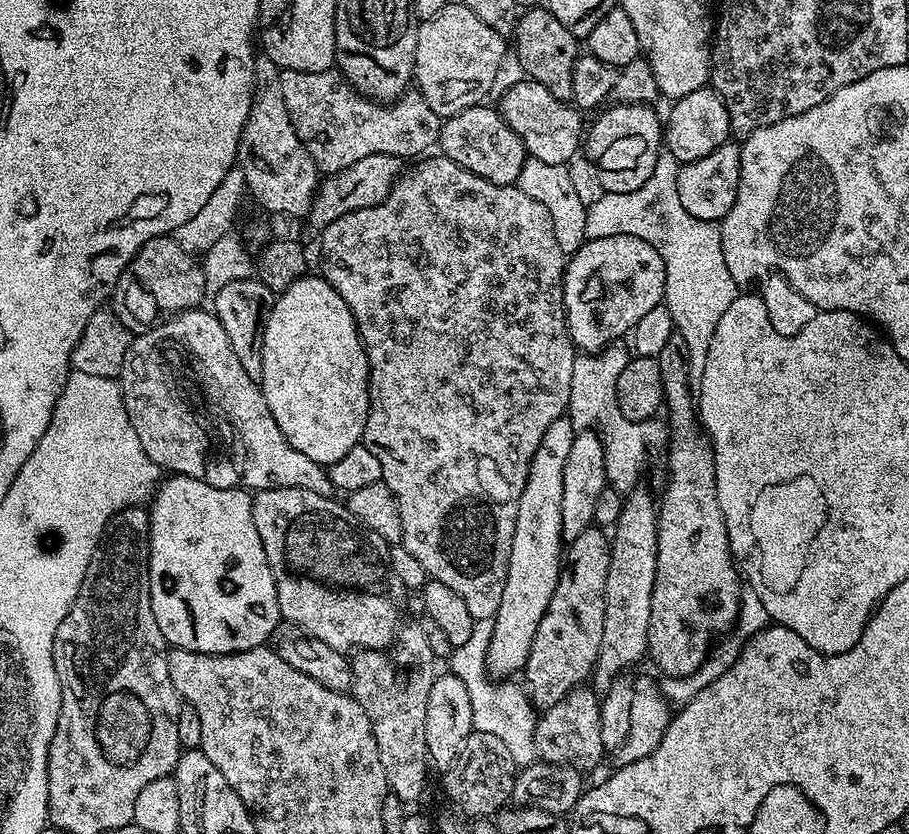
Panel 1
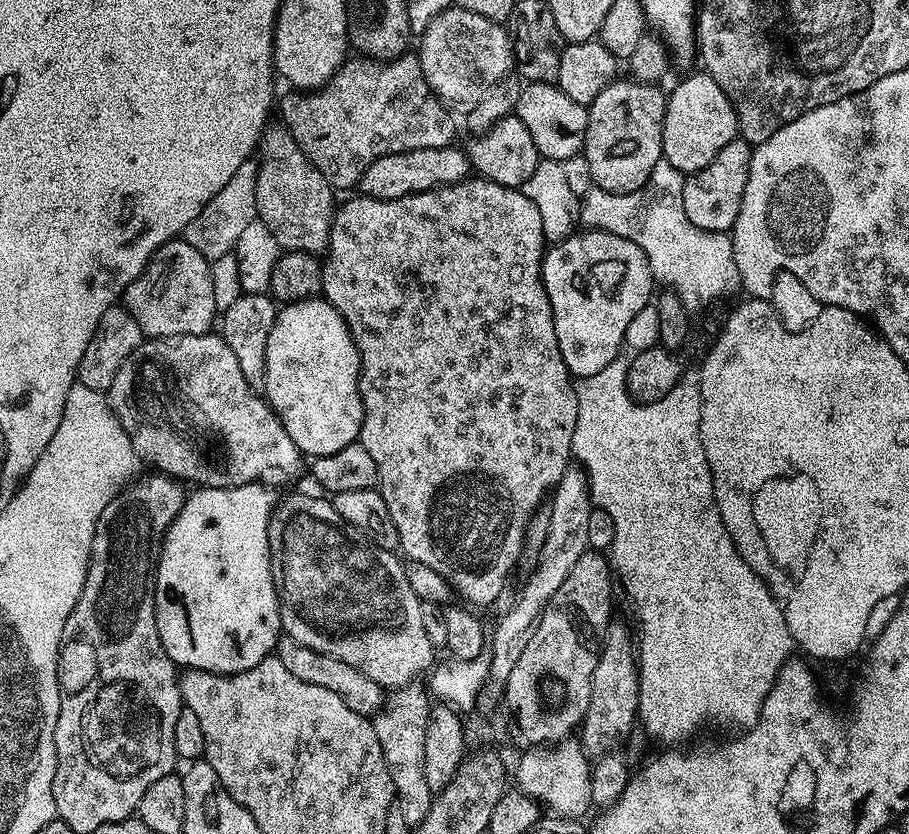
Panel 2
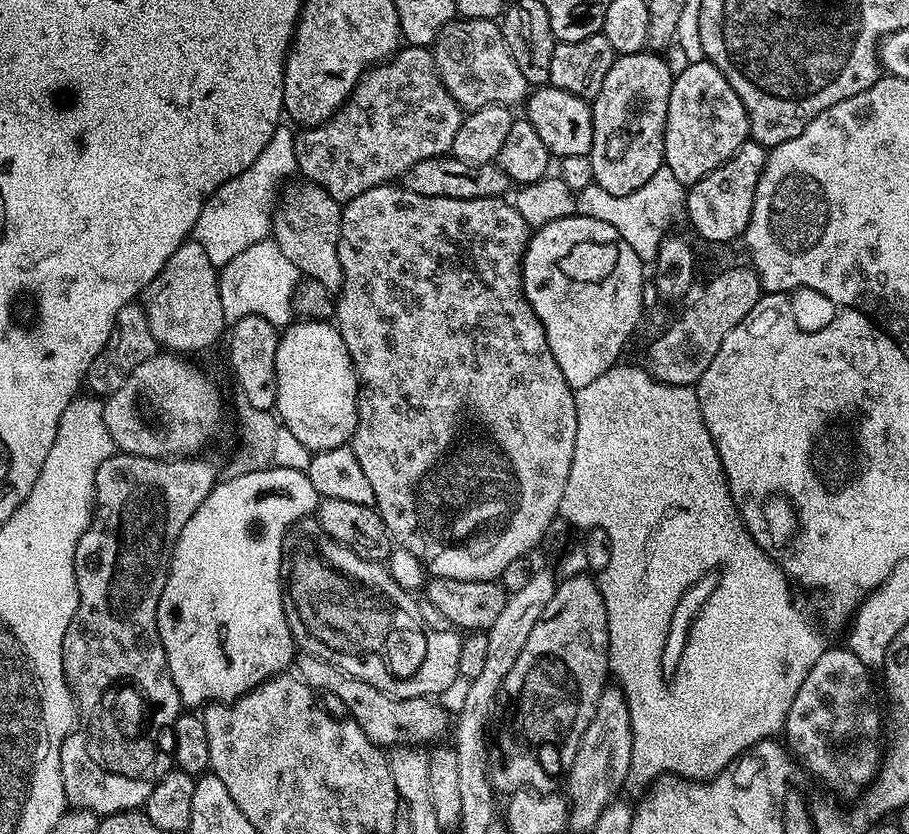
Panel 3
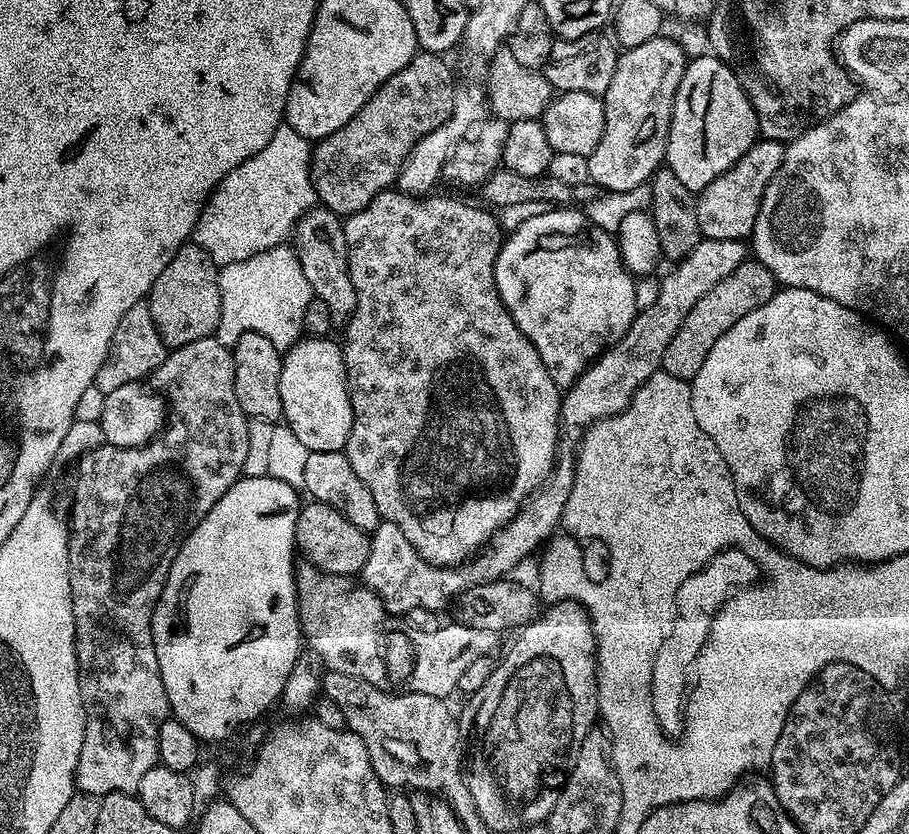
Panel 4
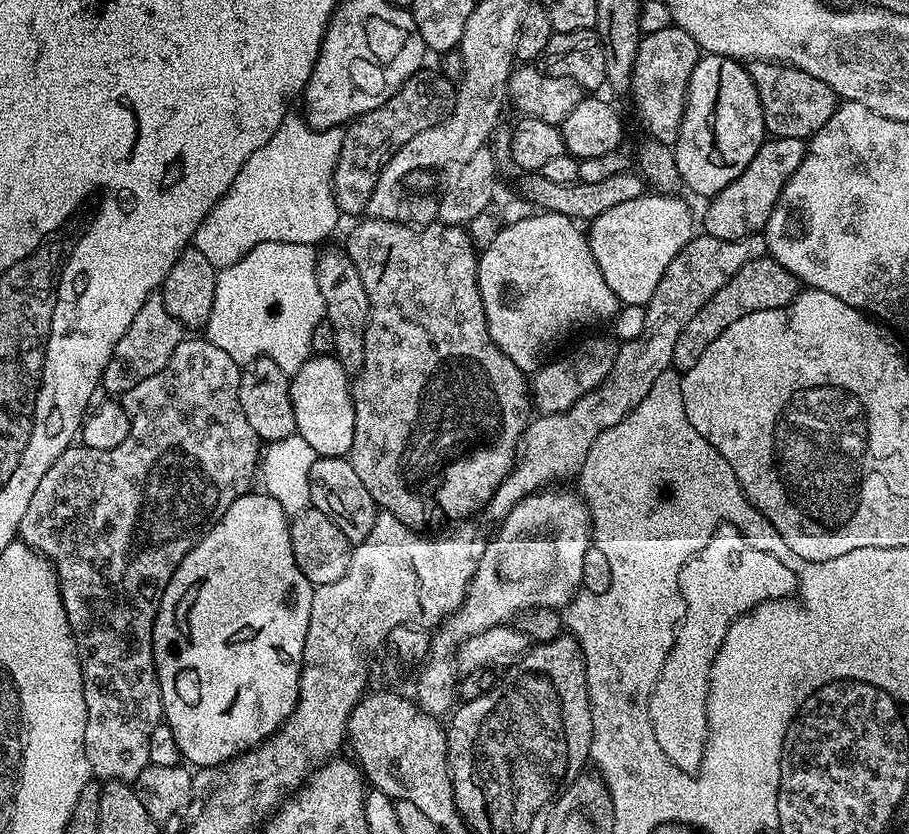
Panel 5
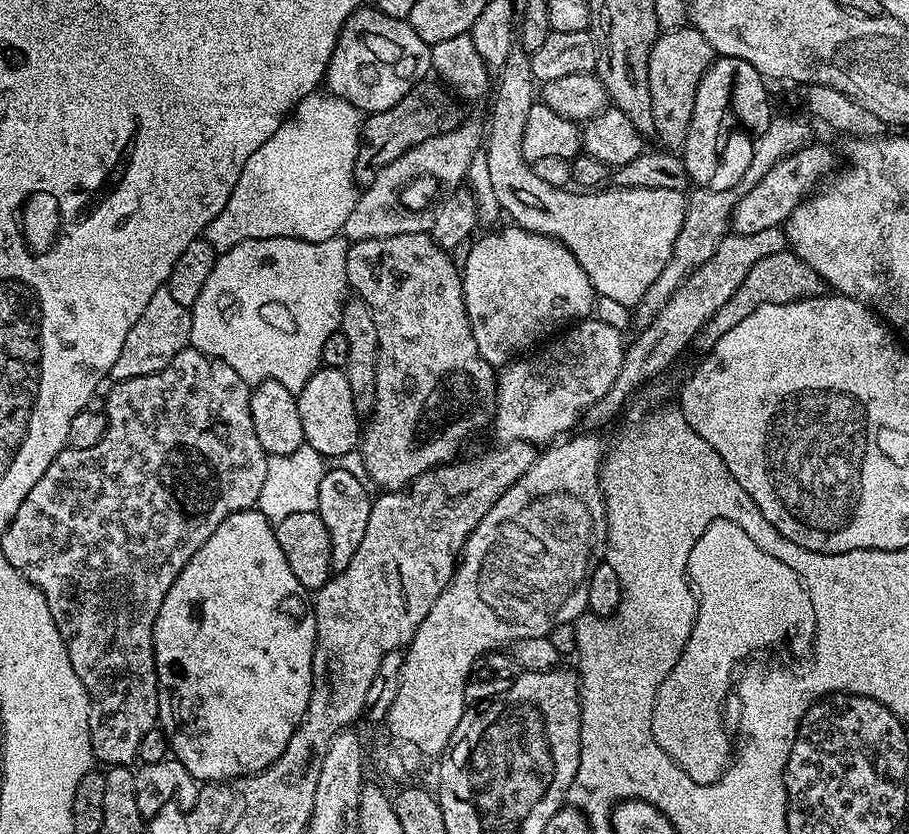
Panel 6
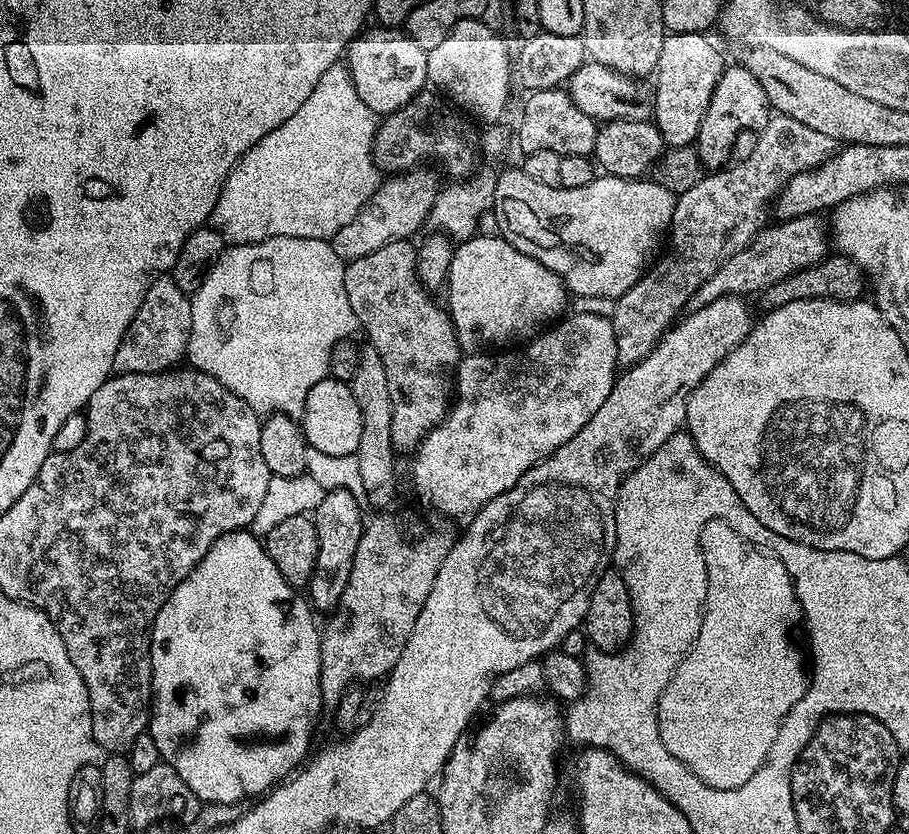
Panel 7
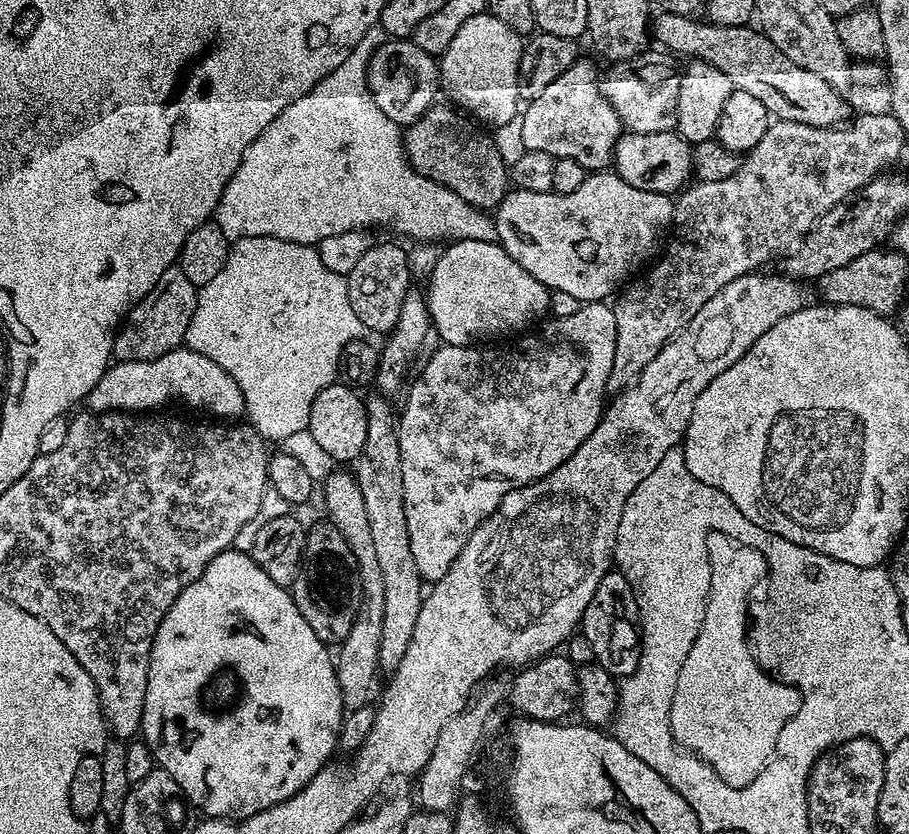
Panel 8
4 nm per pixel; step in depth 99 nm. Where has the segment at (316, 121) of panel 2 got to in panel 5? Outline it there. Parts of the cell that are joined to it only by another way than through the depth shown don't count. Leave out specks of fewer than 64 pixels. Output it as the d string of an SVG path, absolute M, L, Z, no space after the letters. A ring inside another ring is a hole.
M428 71L417 72L378 110L357 116L347 125L348 137L340 141L340 155L332 173L332 187L341 209L367 205L380 172L393 154L411 140L413 133L438 126L454 110L457 85L443 71Z

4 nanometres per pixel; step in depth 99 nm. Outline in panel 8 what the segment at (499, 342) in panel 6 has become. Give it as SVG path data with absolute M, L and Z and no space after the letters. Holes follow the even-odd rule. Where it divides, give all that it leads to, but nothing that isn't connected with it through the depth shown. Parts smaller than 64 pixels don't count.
M458 240L449 243L426 284L431 327L435 335L440 335L441 341L450 346L466 348L495 341L492 340L495 336L515 337L531 329L535 320L543 321L550 312L547 286L528 274L497 242Z

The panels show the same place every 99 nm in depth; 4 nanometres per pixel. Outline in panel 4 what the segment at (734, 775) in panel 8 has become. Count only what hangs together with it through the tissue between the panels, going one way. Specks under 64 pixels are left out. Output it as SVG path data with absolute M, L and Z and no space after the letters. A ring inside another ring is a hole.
M723 548L710 558L710 562L706 562L697 572L690 574L690 578L686 578L682 586L678 586L676 617L670 626L670 634L666 634L666 642L662 642L662 646L658 646L658 654L654 654L652 671L654 718L660 723L660 728L665 734L673 734L672 732L676 734L681 731L685 701L689 698L690 673L700 656L703 644L708 640L715 616L737 589L755 584L757 580L757 566L742 549Z

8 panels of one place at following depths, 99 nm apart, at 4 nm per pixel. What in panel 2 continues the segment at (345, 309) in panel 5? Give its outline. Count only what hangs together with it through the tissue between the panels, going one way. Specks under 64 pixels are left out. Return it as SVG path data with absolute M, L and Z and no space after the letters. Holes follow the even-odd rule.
M269 126L260 137L256 165L256 214L284 252L320 254L328 247L334 189L306 158L287 128Z

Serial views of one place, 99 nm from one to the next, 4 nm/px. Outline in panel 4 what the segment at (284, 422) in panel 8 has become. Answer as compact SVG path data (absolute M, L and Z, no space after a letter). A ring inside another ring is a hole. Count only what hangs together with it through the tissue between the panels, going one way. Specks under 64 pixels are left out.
M295 247L271 248L262 254L254 254L254 258L223 265L219 273L222 314L214 333L217 340L231 346L237 344L247 332L257 332L266 334L266 338L270 338L270 342L274 342L276 348L287 350L301 339L304 332L306 306L310 306L314 297L310 282L306 282L306 274L302 274L302 262L298 262Z

